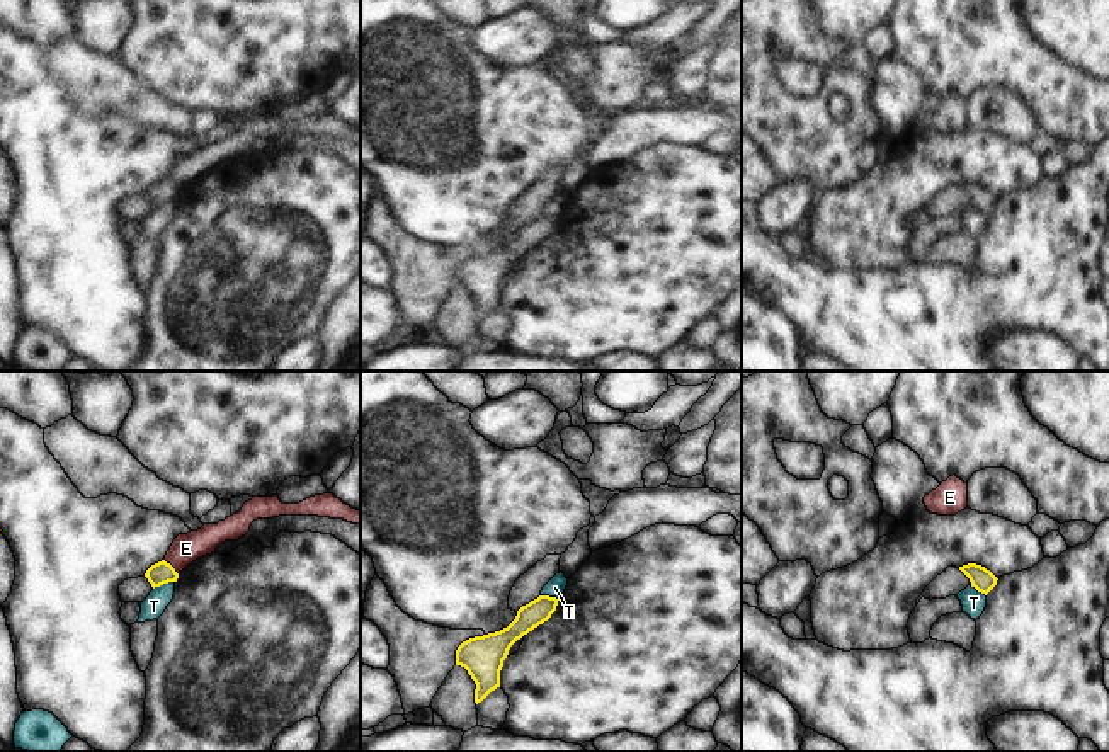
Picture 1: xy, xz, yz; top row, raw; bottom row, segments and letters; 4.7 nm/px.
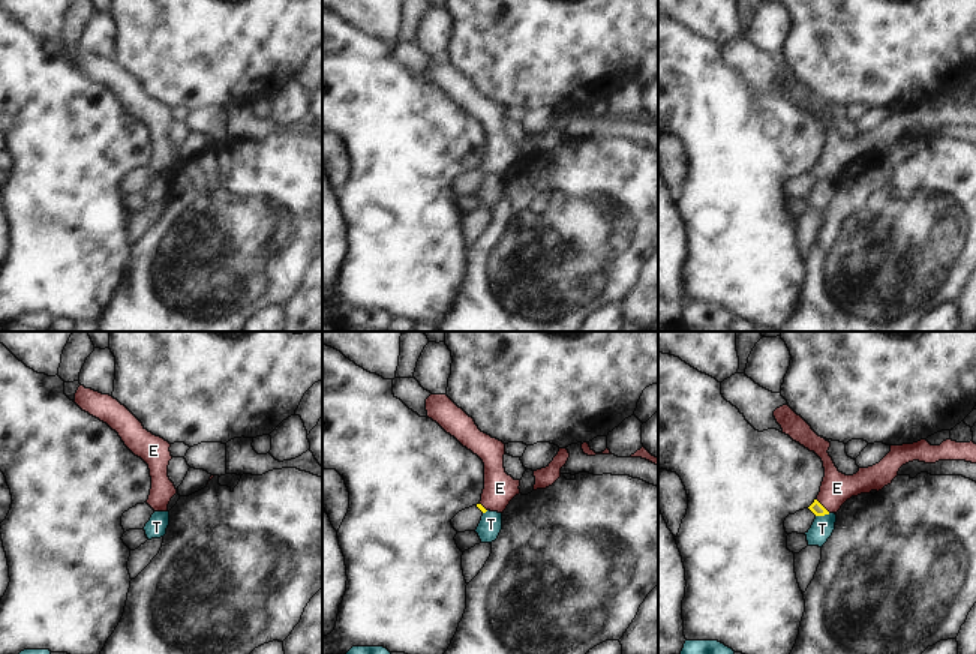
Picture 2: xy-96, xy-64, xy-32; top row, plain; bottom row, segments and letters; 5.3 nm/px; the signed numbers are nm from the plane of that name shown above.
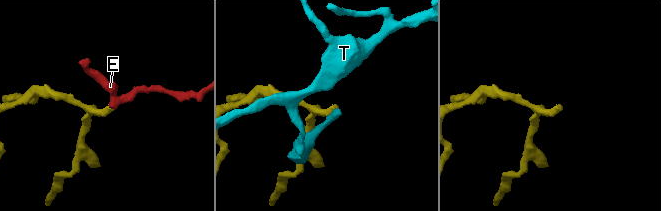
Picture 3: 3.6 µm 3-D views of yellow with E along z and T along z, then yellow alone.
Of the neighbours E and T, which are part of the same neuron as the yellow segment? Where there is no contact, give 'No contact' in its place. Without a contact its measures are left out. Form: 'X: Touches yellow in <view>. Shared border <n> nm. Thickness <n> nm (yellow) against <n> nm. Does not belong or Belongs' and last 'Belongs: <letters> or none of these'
E: Touches yellow in xy. Shared border 110 nm. Thickness 110 nm (yellow) against 140 nm. Belongs
T: Touches yellow in xy. Shared border 110 nm. Thickness 110 nm (yellow) against 110 nm. Does not belong
Belongs: E

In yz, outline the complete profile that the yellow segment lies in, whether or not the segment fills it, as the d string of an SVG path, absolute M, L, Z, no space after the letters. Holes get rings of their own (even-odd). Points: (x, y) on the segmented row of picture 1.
M968 563L959 567L959 570L970 578L971 587L985 595L997 585L998 578L981 565Z

